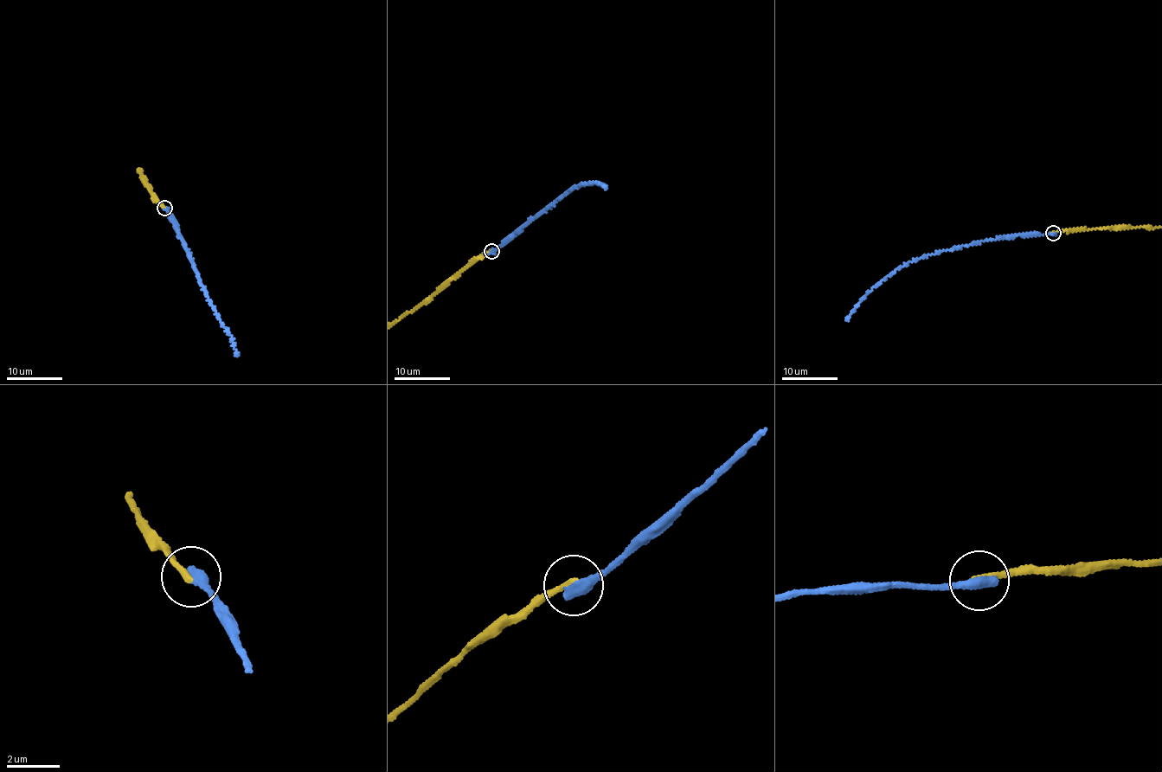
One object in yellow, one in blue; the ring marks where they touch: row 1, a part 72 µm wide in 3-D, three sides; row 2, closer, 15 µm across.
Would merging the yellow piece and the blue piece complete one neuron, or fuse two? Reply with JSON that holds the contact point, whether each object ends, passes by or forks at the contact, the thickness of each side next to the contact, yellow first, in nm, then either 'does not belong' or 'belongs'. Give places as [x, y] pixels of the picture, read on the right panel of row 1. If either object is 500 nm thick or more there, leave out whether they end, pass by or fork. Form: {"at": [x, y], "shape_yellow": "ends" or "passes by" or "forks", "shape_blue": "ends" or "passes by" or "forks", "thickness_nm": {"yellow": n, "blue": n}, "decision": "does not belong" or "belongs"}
{"at": [1053, 233], "thickness_nm": {"yellow": 240, "blue": 500}, "decision": "does not belong"}

